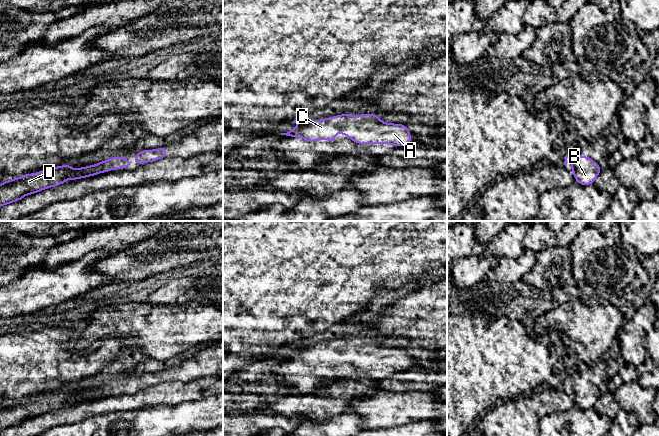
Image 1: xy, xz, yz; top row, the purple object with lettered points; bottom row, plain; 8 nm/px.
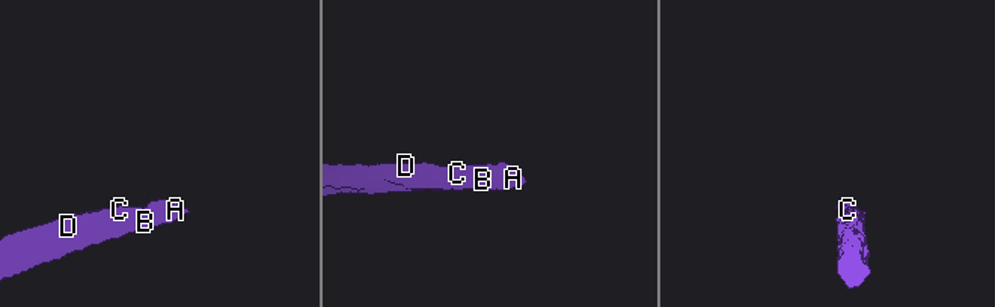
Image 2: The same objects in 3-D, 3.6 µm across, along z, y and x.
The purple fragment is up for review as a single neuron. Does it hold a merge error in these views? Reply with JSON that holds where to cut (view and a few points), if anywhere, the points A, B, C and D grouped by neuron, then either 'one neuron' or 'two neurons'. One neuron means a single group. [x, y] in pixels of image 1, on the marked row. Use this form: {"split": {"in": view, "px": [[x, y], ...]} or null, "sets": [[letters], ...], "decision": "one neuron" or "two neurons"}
{"split": null, "sets": [["A", "B", "C", "D"]], "decision": "one neuron"}

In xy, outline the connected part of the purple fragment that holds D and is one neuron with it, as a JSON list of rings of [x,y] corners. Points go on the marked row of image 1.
[[[112,157],[106,161],[83,168],[73,169],[71,164],[69,164],[47,168],[33,174],[26,174],[0,184],[0,207],[19,201],[26,195],[63,184],[68,179],[77,180],[130,166],[131,163],[126,158]]]

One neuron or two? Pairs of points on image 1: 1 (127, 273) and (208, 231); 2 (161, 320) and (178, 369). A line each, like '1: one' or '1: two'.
1: one
2: two

